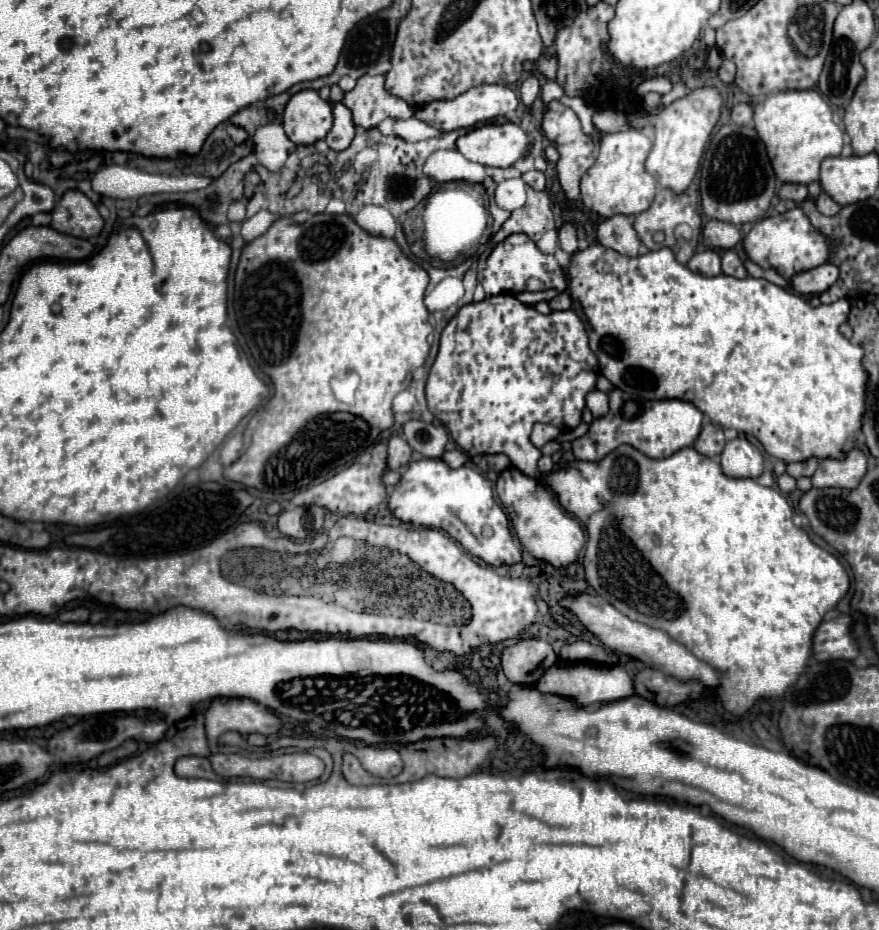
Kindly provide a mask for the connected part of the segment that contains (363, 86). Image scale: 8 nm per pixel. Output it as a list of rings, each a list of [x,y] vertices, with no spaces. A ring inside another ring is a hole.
[[[363,74],[357,80],[357,86],[345,94],[343,104],[351,110],[355,126],[365,130],[375,128],[385,118],[407,120],[415,116],[415,110],[409,104],[385,90],[383,76]]]

